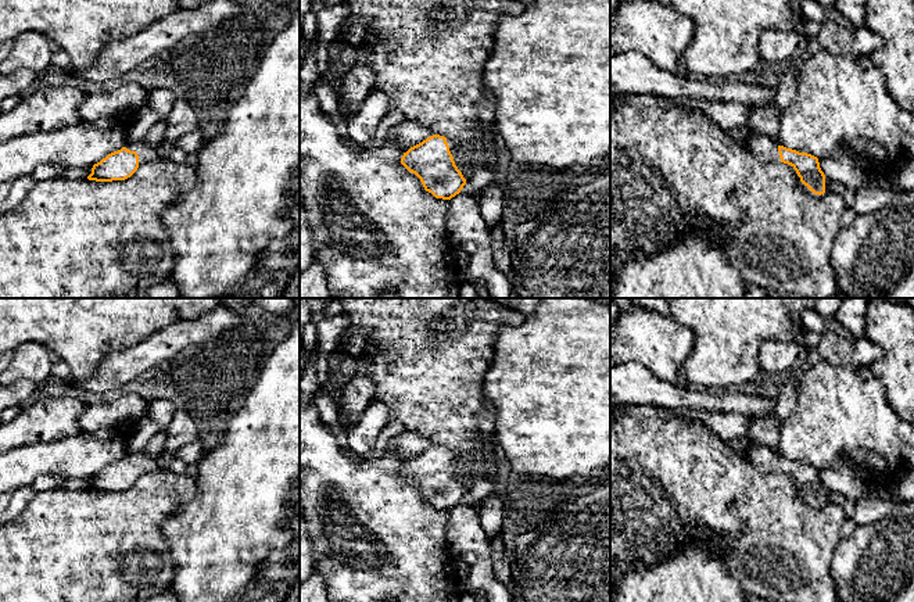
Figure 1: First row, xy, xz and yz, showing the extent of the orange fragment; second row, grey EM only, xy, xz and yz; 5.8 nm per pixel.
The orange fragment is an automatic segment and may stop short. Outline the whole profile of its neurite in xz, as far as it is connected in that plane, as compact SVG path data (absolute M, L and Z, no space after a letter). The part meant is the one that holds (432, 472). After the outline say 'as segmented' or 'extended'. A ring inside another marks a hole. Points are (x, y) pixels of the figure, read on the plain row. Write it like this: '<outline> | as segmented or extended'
M433 445L404 463L401 474L420 490L426 502L451 510L466 495L454 472L458 456L458 451Z | extended

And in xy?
M146 451L132 452L94 474L87 490L96 492L125 491L130 488L140 476L158 470L158 467L159 455L151 456Z | extended

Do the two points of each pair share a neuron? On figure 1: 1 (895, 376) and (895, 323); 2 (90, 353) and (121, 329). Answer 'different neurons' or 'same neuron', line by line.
1: same neuron
2: same neuron

